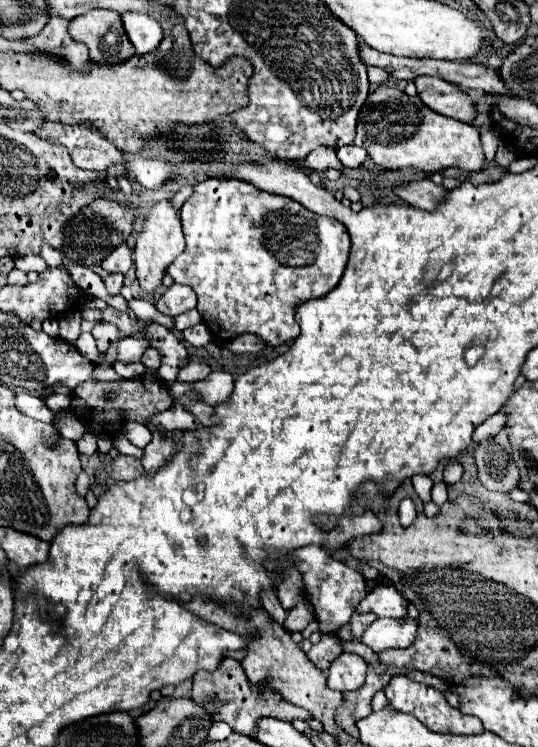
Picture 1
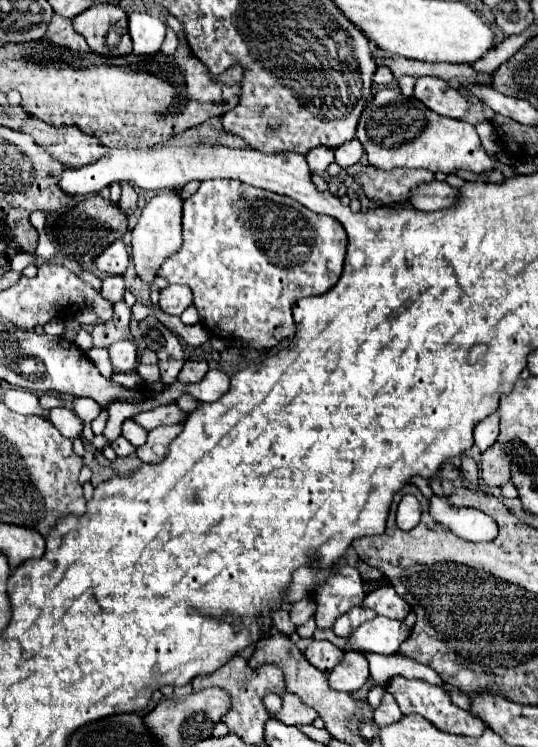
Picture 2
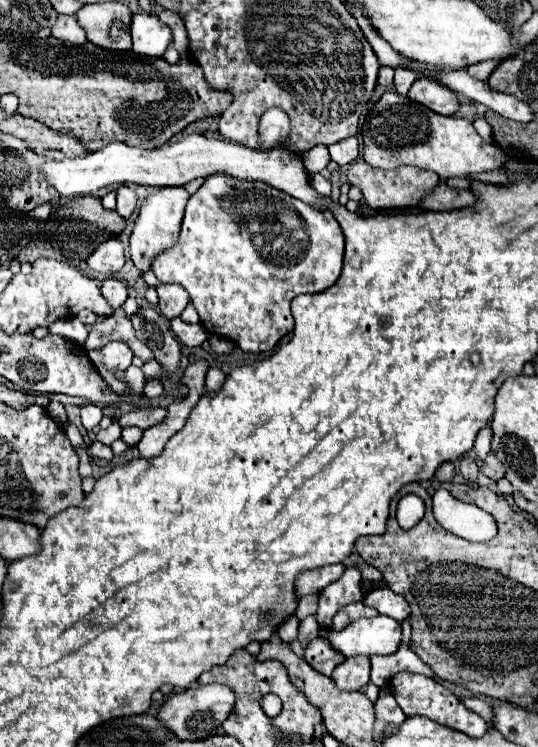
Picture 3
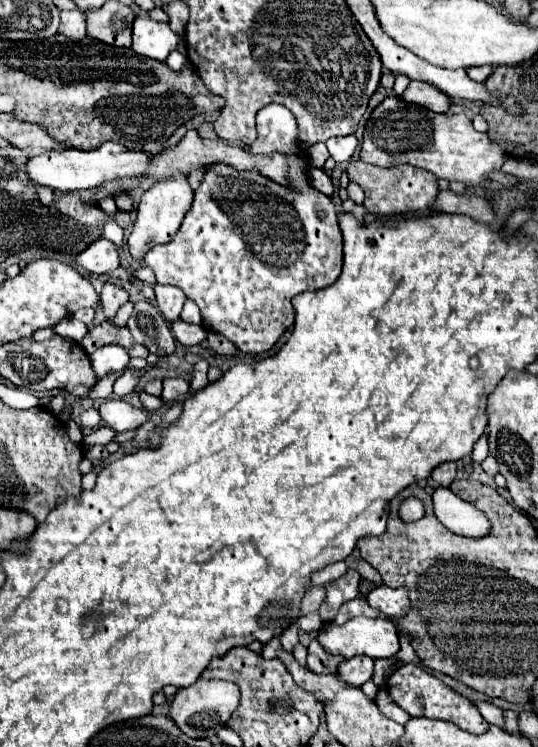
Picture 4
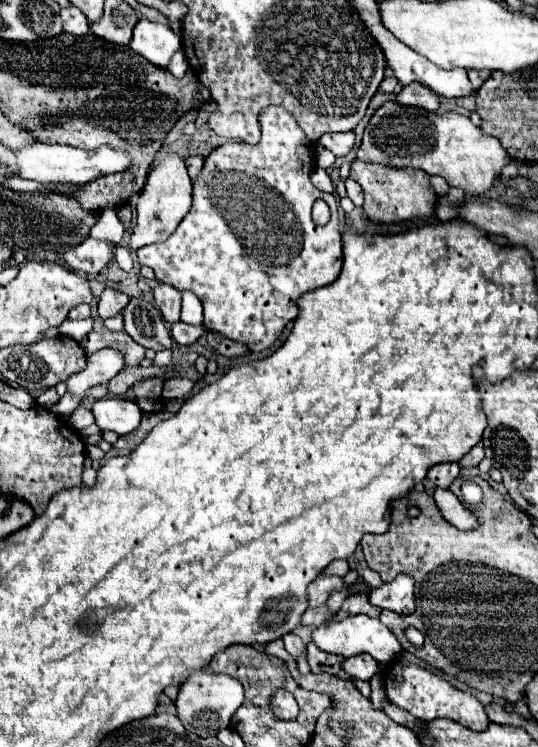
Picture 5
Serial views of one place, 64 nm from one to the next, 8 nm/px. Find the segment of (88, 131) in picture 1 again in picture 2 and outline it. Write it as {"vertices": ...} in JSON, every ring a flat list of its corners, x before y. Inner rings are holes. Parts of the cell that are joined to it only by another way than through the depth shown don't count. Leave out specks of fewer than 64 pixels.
{"vertices":[[28,118,18,132,32,136,36,144,40,144,50,156,56,156,70,166,90,164,106,152,106,148,102,148,94,136,88,136,72,126,54,128,42,120]]}

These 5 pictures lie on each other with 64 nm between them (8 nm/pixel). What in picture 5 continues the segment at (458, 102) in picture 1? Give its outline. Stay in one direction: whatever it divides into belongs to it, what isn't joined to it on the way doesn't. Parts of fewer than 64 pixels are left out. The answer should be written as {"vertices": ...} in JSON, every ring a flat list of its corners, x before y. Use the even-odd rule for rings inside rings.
{"vertices":[[408,84,406,88,402,88,400,94,396,94,396,102,404,104,404,106,416,106,416,108,424,108,428,112,436,112,438,110,438,96,422,86,422,84]]}

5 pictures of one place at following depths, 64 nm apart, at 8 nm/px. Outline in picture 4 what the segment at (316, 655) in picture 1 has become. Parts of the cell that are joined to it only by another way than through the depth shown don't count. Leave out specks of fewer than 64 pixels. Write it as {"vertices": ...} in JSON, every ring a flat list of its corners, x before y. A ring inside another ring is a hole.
{"vertices":[[312,640,308,646,308,668,316,674,336,674,338,664,342,660,344,660,342,656,328,654,316,640]]}

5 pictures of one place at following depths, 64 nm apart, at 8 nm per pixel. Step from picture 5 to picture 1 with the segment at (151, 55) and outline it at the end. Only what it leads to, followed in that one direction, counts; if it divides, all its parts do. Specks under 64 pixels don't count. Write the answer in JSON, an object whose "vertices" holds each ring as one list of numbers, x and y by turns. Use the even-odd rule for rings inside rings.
{"vertices":[[126,12,122,14,122,22,126,28,126,34,130,42,136,48,136,54,148,54,154,52,164,38,164,30,158,20,146,14,136,14,136,12]]}

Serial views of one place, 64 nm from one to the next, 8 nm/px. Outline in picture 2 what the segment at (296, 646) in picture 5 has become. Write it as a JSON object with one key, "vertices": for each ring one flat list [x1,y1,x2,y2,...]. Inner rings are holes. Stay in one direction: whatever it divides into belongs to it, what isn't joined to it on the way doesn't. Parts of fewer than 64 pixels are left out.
{"vertices":[[278,610,278,612,274,614,274,626,276,626,282,634,286,634,286,636,292,636,292,634,296,632,296,626,292,626,292,620,290,620,288,610]]}

